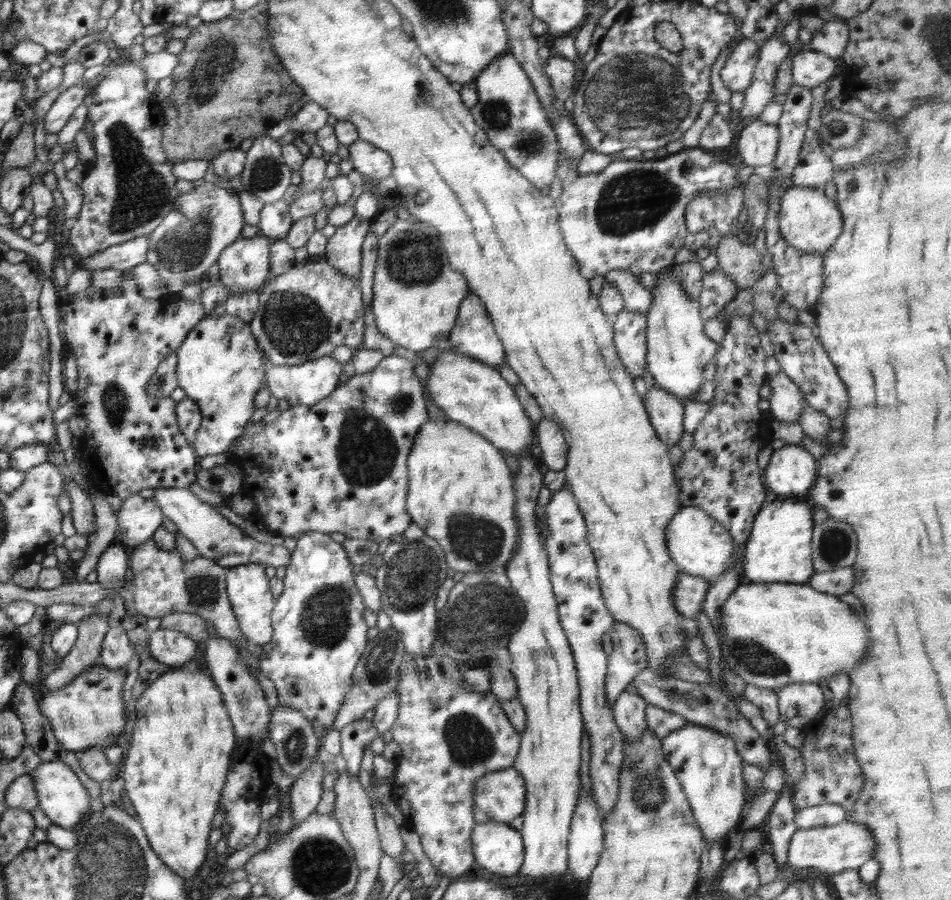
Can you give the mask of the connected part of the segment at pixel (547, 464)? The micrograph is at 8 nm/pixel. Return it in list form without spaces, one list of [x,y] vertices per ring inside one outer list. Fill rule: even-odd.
[[[543,419],[535,428],[535,439],[543,470],[563,470],[568,461],[568,444],[560,426],[552,420]]]

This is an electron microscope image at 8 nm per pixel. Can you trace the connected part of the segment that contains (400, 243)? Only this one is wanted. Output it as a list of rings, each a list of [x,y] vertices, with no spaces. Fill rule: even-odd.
[[[398,219],[378,238],[378,258],[376,258],[376,266],[372,274],[374,323],[386,338],[415,353],[432,346],[439,347],[447,344],[450,332],[456,324],[458,308],[462,300],[471,293],[464,275],[450,268],[442,246],[436,228],[422,221],[414,224],[409,220]]]

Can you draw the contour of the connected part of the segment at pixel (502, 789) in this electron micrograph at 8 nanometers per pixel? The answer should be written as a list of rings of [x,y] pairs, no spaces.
[[[514,766],[500,772],[486,772],[474,782],[471,802],[492,821],[509,824],[523,816],[526,808],[524,779]]]

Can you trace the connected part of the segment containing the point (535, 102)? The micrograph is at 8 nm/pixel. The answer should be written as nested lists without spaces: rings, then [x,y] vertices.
[[[510,52],[482,70],[475,81],[478,102],[470,112],[476,124],[486,133],[490,144],[536,189],[550,186],[556,177],[554,170],[560,150],[559,140],[552,125],[548,123],[544,107],[522,66]]]

